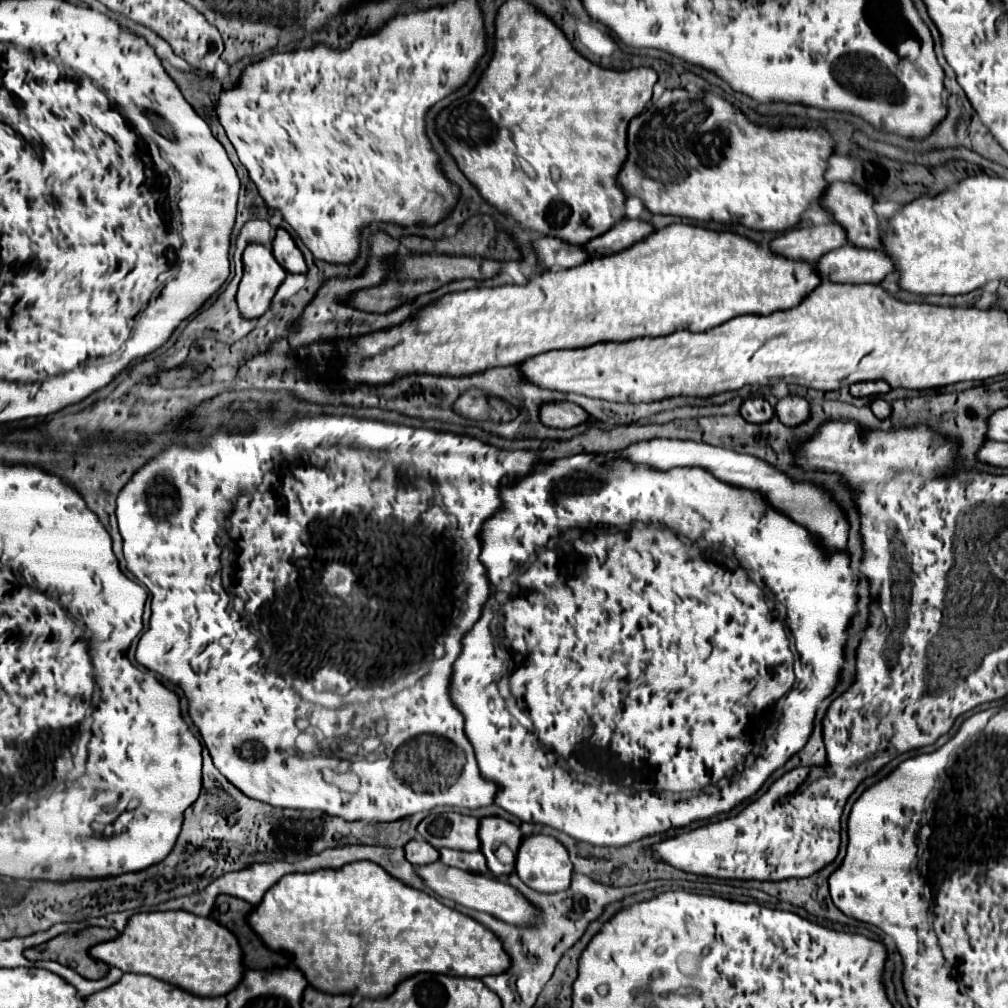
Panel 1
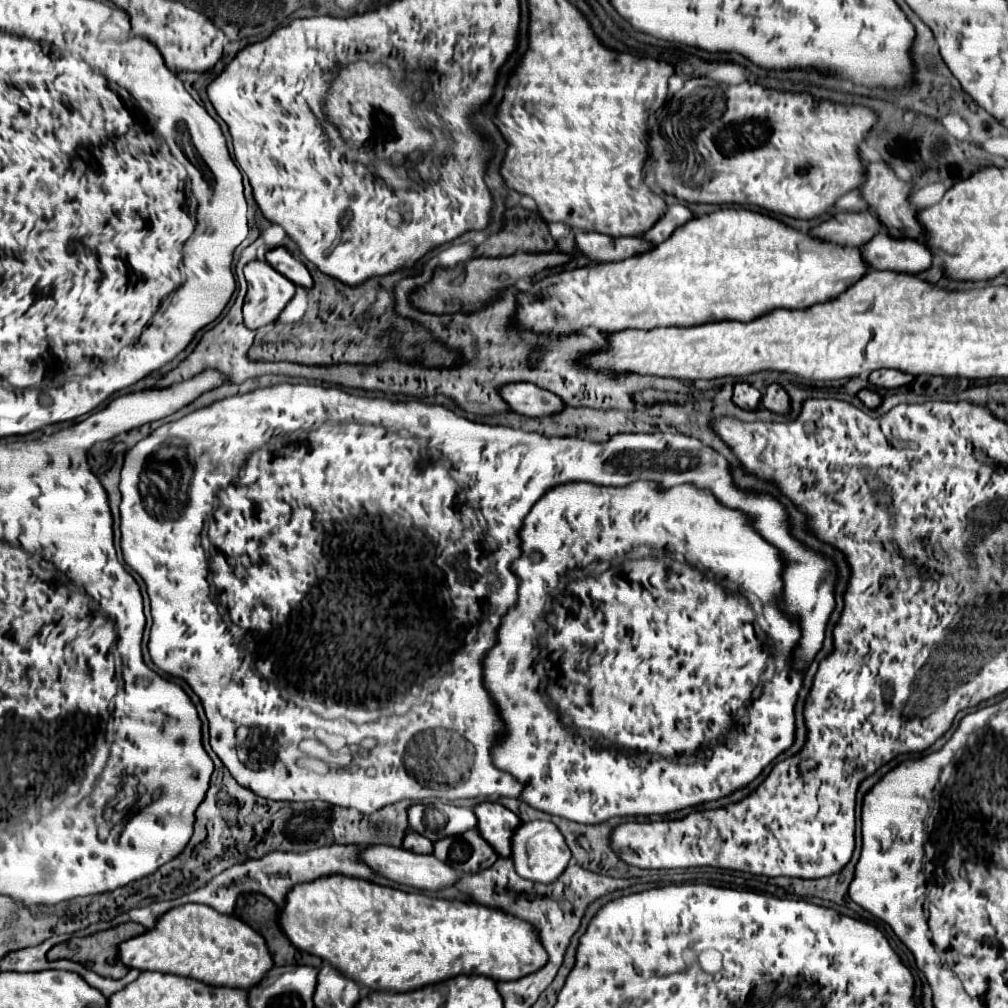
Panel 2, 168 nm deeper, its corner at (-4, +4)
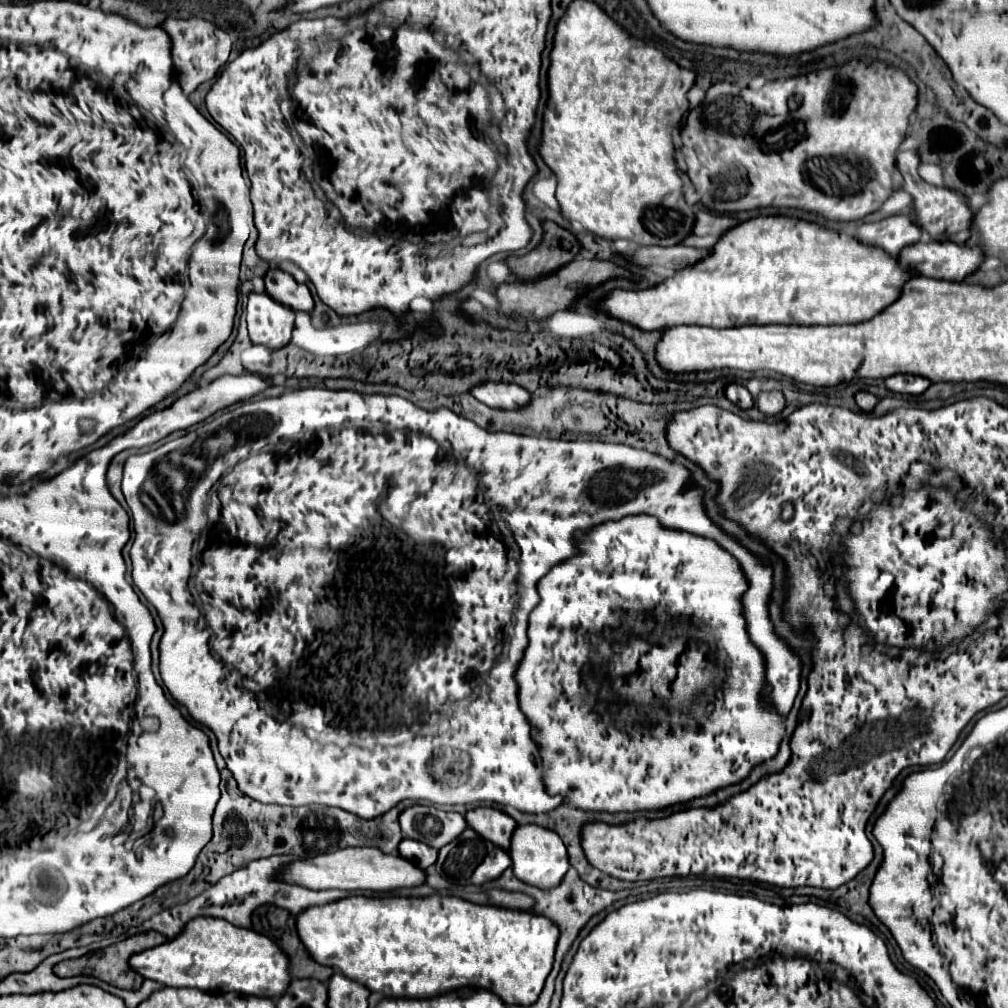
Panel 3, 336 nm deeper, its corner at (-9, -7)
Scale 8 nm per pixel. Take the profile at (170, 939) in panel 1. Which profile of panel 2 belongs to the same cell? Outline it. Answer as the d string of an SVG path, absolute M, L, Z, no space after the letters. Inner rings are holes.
M184 904L168 910L156 928L124 942L120 960L128 968L156 970L188 976L212 986L252 988L274 966L268 946L252 926L236 916L226 916L204 904Z

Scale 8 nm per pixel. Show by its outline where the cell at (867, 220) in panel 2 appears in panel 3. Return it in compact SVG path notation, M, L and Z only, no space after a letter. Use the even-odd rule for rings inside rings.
M893 215L877 223L865 223L855 231L859 243L879 247L885 253L897 257L905 245L921 241L921 229L907 215Z

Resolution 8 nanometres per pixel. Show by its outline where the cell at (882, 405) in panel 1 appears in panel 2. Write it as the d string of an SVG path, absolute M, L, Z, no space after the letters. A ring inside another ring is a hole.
M862 388L862 390L858 392L858 398L860 398L860 402L862 402L864 406L868 406L870 410L874 410L874 408L880 406L880 396L878 396L874 390L870 390L870 388Z

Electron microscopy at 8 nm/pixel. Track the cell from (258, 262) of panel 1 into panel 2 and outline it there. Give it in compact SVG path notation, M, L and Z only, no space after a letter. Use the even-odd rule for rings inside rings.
M264 260L246 264L244 278L248 282L248 294L242 308L244 324L250 330L258 330L278 320L284 306L292 300L296 286Z

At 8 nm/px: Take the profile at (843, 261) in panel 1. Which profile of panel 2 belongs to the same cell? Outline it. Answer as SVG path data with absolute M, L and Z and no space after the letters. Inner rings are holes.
M878 232L860 250L868 266L876 270L918 274L928 270L932 264L932 252L924 242L914 238L892 238L884 232Z

